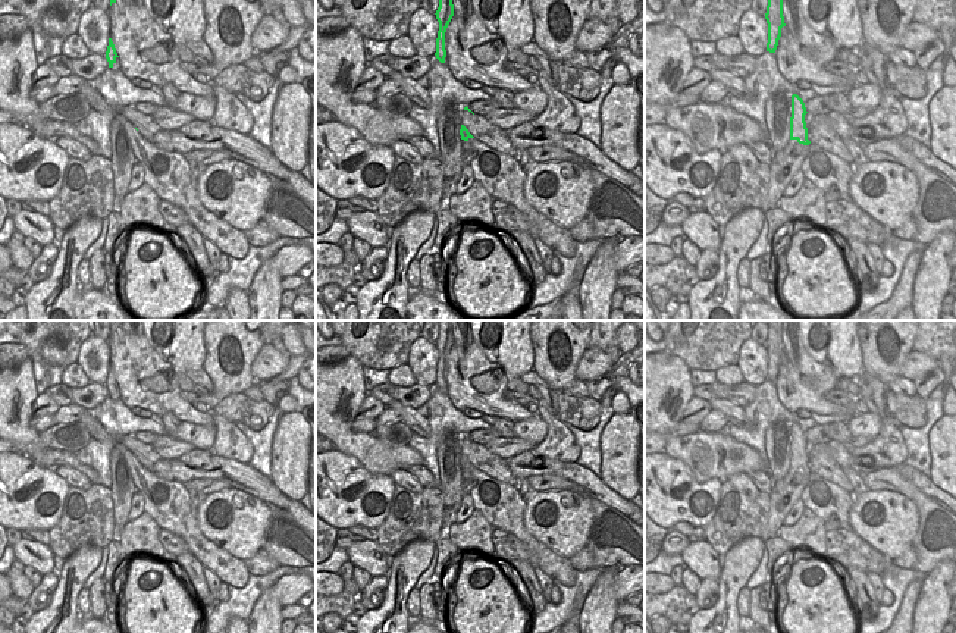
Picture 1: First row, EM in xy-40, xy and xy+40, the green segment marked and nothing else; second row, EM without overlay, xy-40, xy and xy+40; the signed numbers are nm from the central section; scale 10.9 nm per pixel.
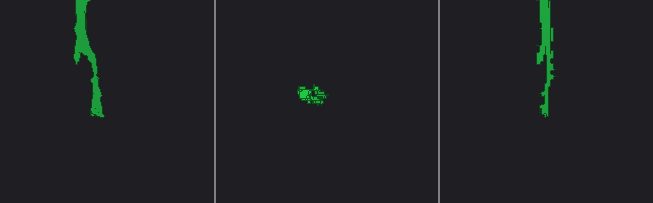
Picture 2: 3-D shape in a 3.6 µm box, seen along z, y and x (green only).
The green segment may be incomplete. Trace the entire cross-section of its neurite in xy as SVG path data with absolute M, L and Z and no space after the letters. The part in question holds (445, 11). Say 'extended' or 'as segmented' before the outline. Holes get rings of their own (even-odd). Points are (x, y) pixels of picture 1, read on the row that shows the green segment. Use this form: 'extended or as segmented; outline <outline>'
as segmented; outline M439 0L439 7L435 15L439 22L435 56L441 63L445 63L445 57L446 57L445 32L446 32L446 28L448 28L452 16L454 16L452 0Z

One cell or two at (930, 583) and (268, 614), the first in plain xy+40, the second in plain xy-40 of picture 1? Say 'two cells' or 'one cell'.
one cell

